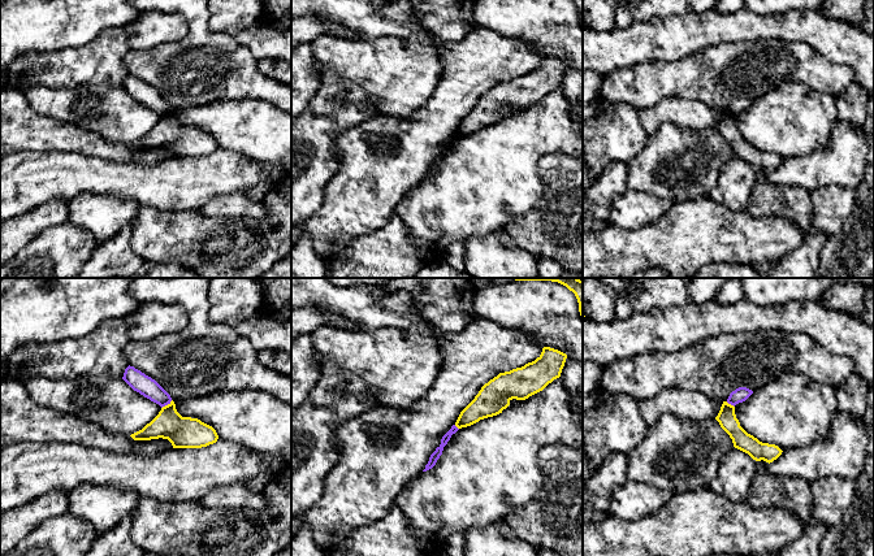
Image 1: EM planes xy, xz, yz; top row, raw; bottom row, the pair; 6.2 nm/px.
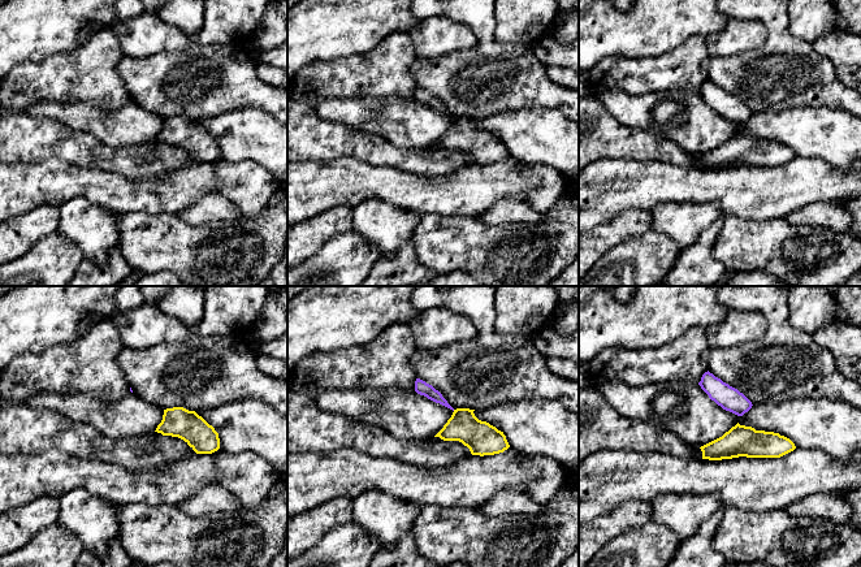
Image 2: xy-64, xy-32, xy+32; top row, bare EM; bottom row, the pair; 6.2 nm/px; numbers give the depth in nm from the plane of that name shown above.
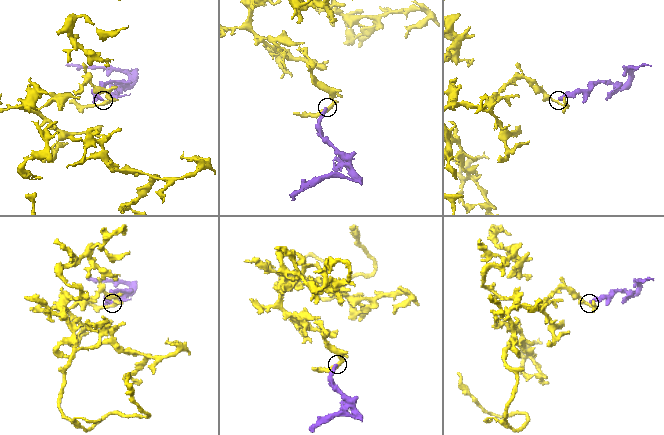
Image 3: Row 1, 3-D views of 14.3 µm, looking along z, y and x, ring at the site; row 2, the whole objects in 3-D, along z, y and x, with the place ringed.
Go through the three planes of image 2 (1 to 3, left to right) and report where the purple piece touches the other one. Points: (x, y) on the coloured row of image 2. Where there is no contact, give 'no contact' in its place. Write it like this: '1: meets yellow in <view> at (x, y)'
1: no contact
2: no contact
3: no contact

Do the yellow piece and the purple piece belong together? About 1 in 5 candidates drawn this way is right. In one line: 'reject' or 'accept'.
reject

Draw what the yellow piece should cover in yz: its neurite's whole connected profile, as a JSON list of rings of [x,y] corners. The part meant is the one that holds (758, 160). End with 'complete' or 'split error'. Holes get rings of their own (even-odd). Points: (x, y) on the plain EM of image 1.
[[[723,110],[715,129],[732,148],[734,156],[748,162],[753,169],[763,169],[770,173],[782,164],[783,160],[778,155],[762,152],[748,143],[736,127],[735,116],[727,110]]]; complete

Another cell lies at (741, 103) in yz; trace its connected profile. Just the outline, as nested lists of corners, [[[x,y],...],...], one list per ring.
[[[739,96],[730,103],[727,112],[735,116],[736,113],[745,110],[752,103],[752,99],[747,96]]]

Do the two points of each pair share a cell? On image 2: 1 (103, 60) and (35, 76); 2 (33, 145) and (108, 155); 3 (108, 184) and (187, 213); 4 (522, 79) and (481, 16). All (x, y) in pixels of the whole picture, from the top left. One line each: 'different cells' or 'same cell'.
1: same cell
2: same cell
3: different cells
4: same cell

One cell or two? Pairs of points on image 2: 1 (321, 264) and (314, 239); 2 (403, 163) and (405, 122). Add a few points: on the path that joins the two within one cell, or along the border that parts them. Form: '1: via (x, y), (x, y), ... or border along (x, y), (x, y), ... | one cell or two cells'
1: border along (342, 233), (328, 239), (301, 264) | two cells
2: border along (376, 134), (399, 147), (427, 148), (433, 146) | two cells

